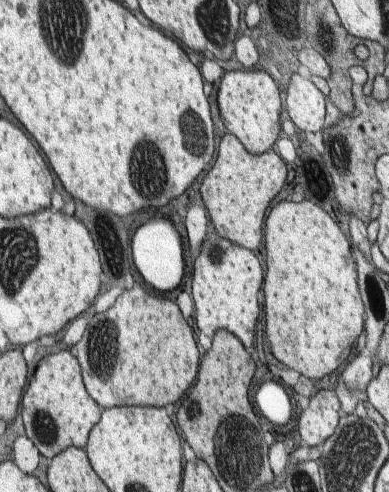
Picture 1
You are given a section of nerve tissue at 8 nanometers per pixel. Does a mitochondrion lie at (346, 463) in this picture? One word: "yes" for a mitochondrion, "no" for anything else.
yes

